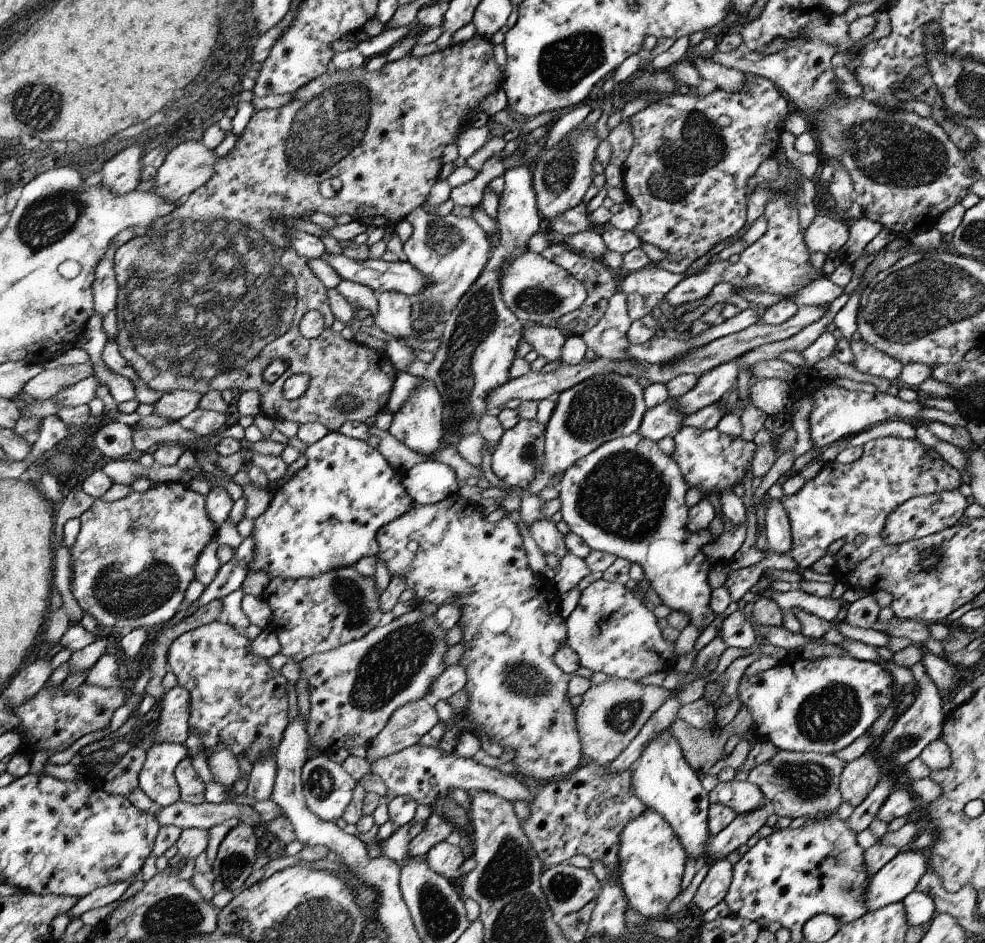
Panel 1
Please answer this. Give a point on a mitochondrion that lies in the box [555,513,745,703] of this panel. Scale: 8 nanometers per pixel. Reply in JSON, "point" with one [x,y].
{"point":[606,616]}

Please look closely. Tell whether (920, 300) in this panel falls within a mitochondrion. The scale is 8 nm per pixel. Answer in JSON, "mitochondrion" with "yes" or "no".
{"mitochondrion":"yes"}

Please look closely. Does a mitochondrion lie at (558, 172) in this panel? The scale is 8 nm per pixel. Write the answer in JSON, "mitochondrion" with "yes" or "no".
{"mitochondrion":"yes"}

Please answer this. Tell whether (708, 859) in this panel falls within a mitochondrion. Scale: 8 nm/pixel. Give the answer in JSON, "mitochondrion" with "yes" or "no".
{"mitochondrion":"no"}

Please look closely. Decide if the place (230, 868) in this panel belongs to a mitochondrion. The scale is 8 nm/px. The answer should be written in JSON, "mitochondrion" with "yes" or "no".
{"mitochondrion":"yes"}

